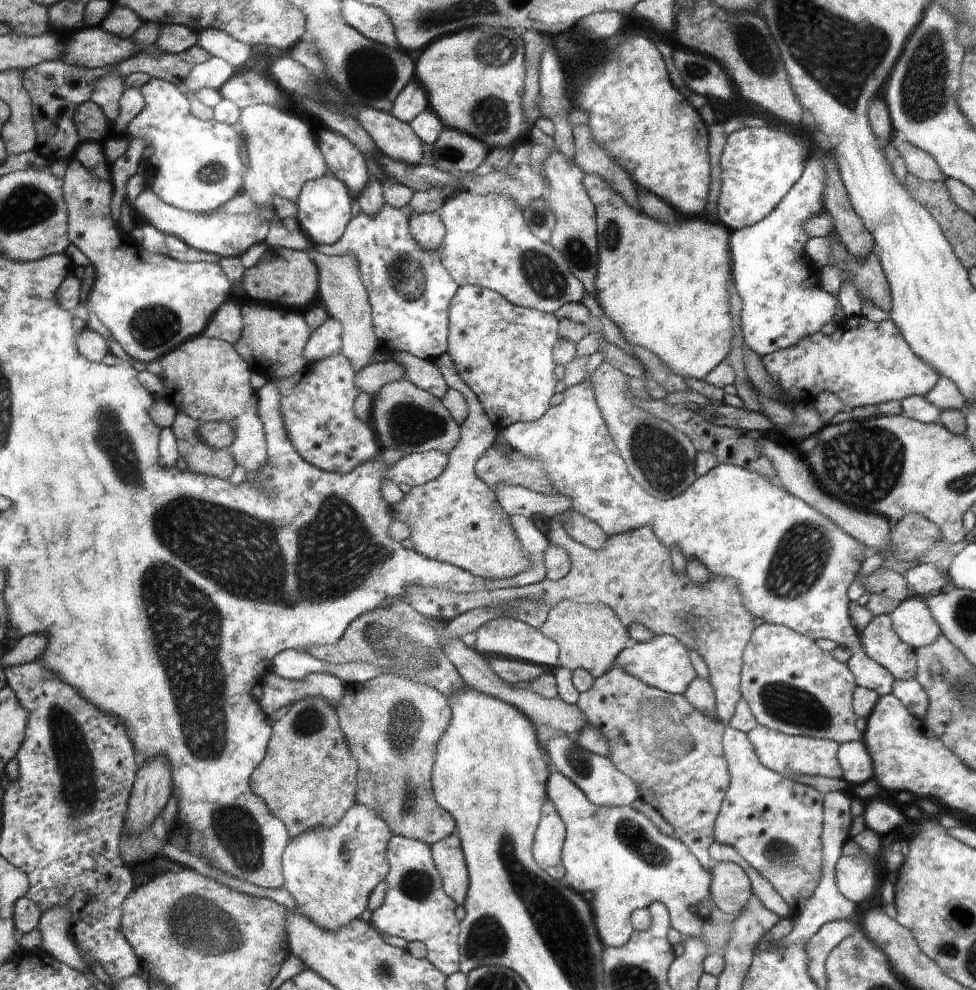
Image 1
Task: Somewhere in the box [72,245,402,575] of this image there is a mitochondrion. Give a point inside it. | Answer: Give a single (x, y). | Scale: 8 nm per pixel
(112, 438)

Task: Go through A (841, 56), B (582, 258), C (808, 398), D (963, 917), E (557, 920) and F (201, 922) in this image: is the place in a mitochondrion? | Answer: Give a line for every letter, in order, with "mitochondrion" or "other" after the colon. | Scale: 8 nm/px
A: mitochondrion
B: mitochondrion
C: other
D: mitochondrion
E: mitochondrion
F: mitochondrion

